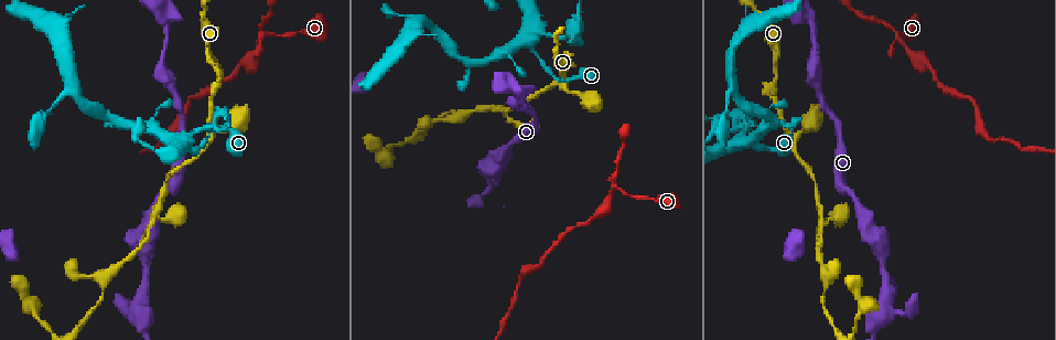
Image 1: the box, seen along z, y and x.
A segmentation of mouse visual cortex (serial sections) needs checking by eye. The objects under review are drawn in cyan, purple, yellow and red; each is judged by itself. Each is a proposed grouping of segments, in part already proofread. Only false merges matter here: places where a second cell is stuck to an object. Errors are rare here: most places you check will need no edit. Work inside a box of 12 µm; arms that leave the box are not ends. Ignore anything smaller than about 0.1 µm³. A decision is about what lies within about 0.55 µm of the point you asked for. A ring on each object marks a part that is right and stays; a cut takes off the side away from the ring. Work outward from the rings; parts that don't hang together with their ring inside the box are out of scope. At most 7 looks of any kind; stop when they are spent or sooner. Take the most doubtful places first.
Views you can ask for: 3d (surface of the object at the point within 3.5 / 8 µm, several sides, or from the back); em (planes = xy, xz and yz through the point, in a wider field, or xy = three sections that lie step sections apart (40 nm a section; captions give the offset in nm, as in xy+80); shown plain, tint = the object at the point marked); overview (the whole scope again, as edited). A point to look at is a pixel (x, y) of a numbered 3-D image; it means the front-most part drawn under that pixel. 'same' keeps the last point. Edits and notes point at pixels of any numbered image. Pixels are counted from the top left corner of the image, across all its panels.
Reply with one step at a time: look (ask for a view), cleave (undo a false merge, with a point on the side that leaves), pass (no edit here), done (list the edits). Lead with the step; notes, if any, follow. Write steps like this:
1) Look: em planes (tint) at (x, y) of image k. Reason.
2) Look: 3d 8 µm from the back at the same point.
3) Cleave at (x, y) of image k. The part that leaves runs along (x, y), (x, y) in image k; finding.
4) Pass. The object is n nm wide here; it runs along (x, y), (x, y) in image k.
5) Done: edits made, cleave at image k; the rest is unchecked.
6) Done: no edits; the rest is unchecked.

Look: 3d 3.5 µm at (569, 33) of image 1. A narrow waist.

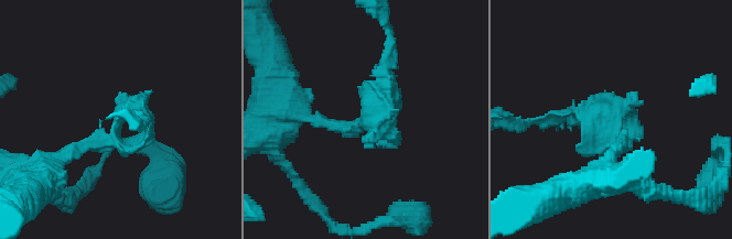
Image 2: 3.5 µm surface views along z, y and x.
Look: em xy step 1 (tint) at (119, 123) of image 2. Shape alone is not enough.

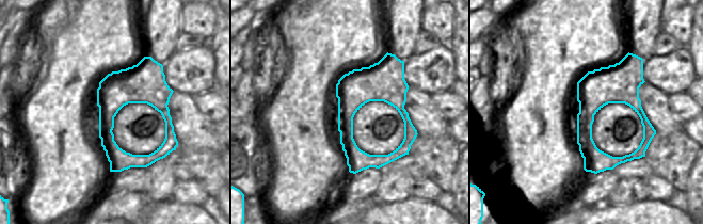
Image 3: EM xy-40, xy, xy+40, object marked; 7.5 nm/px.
Pass. It runs along (632, 58), (587, 110), (588, 169) in image 3; continuous, no second cell.

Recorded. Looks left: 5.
Look: 3d 3.5 µm at (900, 34) of image 1. Arms part here.

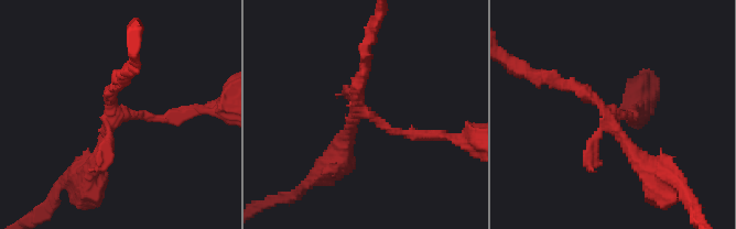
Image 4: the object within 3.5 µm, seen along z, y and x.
Look: em xy step 5 (plain) at (368, 110) of image 4.

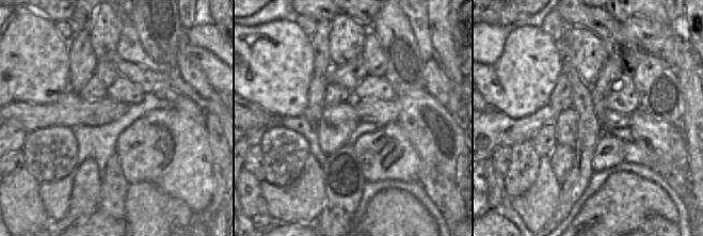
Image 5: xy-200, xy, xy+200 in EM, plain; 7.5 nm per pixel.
Look: em xy step 5 (tint) at the same point.

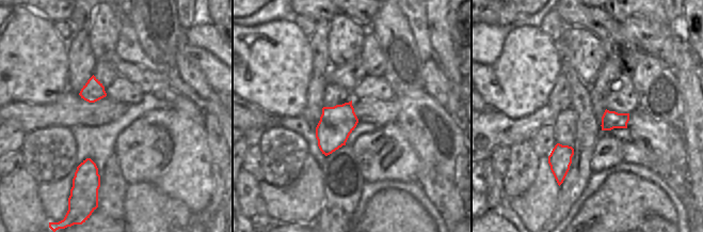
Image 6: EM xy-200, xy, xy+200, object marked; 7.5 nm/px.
Pass. It runs along (434, 134), (390, 131), (359, 111), (343, 154) in image 4; all the same cell.

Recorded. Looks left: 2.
Done: no edits; the rest is unchecked.

